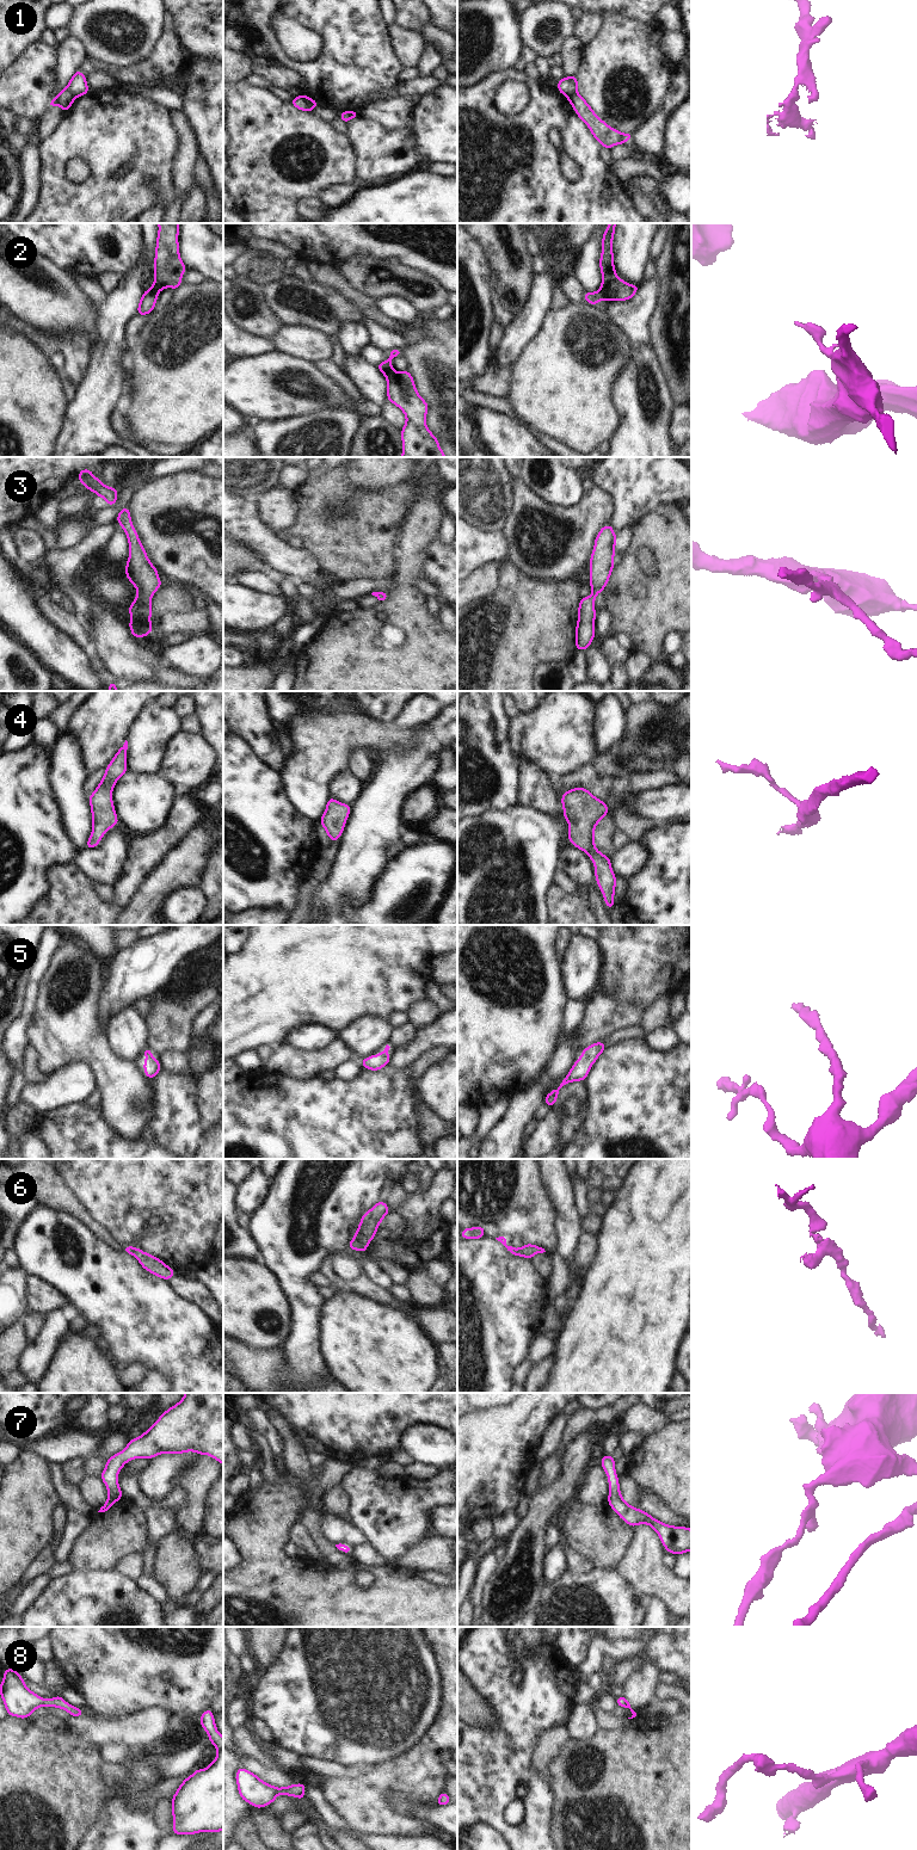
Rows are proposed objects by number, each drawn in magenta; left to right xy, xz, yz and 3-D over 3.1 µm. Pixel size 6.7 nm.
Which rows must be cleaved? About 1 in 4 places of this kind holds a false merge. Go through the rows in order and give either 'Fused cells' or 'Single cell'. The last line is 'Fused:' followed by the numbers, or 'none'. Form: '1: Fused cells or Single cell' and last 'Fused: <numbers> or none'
1: Fused cells
2: Fused cells
3: Single cell
4: Single cell
5: Single cell
6: Single cell
7: Single cell
8: Single cell
Fused: 1, 2

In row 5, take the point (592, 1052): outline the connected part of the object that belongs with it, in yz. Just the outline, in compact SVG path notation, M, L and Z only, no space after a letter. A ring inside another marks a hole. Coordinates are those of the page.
M603 1041L590 1044L586 1049L581 1050L581 1056L576 1060L574 1065L571 1067L568 1074L562 1080L560 1086L556 1090L550 1091L546 1098L543 1104L549 1105L550 1108L556 1103L559 1090L572 1081L581 1081L587 1078L590 1073L590 1068L596 1062L598 1056L604 1052L605 1044Z

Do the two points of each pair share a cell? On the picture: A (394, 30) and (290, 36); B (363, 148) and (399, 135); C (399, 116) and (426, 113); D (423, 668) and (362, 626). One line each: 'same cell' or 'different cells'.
A: different cells
B: same cell
C: different cells
D: same cell

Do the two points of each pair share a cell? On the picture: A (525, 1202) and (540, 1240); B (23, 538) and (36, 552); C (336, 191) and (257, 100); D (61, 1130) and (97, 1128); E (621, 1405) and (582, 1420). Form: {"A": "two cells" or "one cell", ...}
{"A": "one cell", "B": "one cell", "C": "two cells", "D": "one cell", "E": "one cell"}

